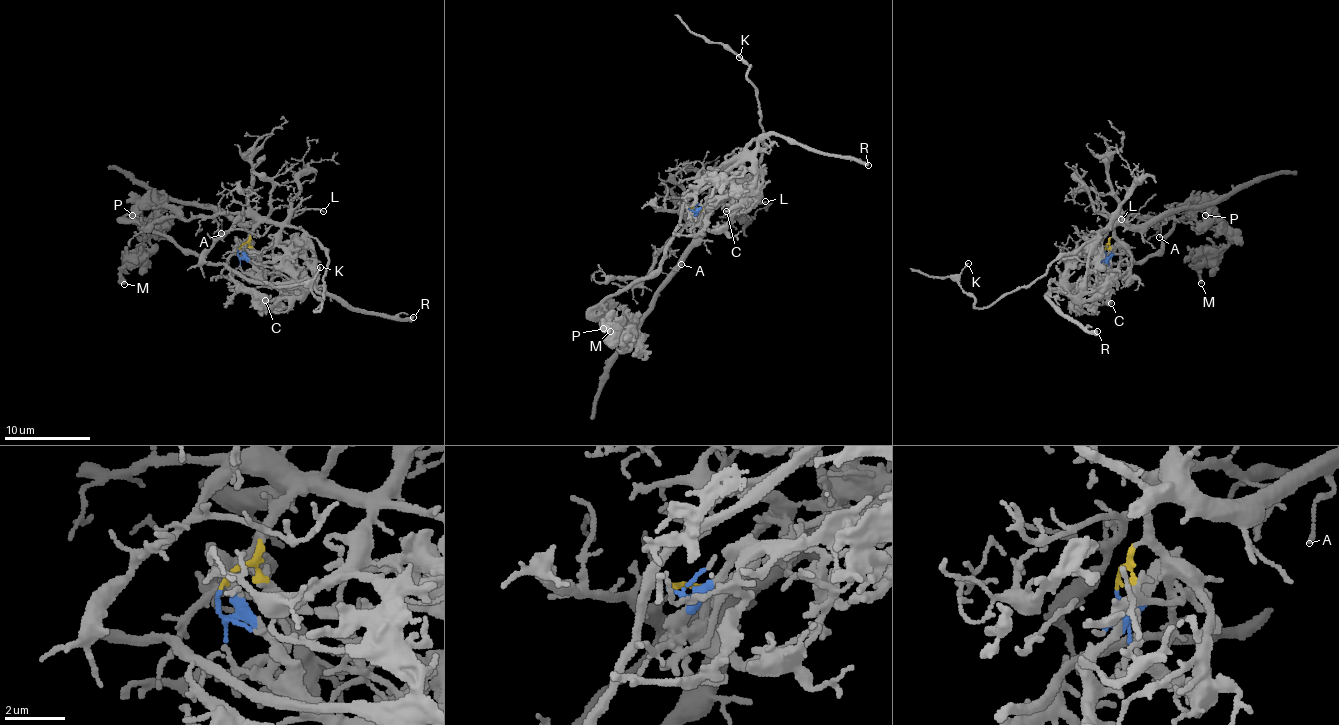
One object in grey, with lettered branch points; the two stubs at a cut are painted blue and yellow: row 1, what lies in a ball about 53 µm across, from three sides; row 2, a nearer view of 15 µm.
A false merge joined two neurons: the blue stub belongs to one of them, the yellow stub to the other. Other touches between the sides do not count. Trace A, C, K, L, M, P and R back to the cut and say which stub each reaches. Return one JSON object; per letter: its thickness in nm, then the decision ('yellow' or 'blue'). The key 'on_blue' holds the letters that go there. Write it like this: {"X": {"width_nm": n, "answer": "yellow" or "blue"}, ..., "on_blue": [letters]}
{"A": {"width_nm": 110, "answer": "yellow"}, "C": {"width_nm": 260, "answer": "blue"}, "K": {"width_nm": 100, "answer": "yellow"}, "L": {"width_nm": 140, "answer": "yellow"}, "M": {"width_nm": 360, "answer": "blue"}, "P": {"width_nm": 130, "answer": "blue"}, "R": {"width_nm": 340, "answer": "blue"}, "on_blue": ["C", "M", "P", "R"]}

